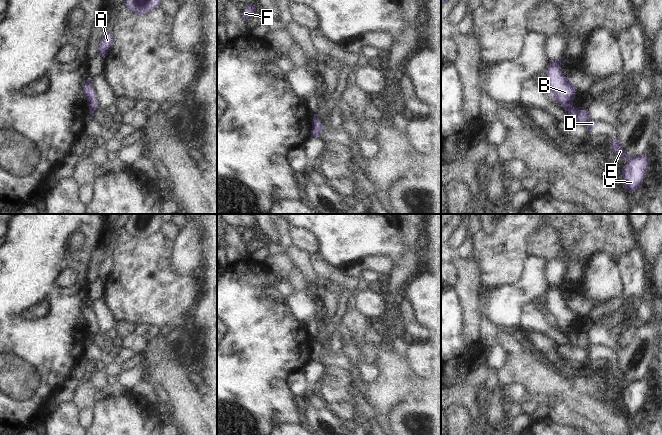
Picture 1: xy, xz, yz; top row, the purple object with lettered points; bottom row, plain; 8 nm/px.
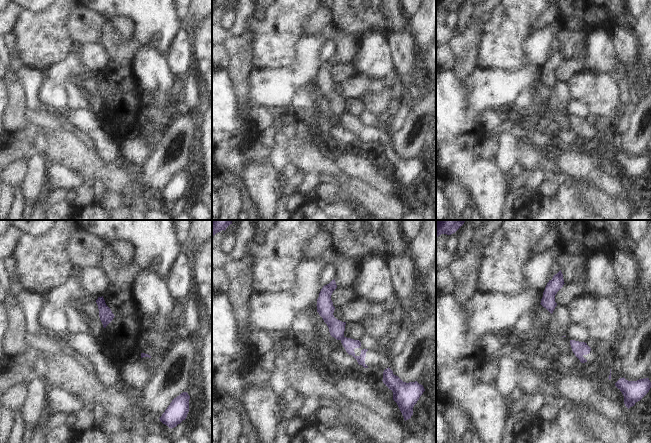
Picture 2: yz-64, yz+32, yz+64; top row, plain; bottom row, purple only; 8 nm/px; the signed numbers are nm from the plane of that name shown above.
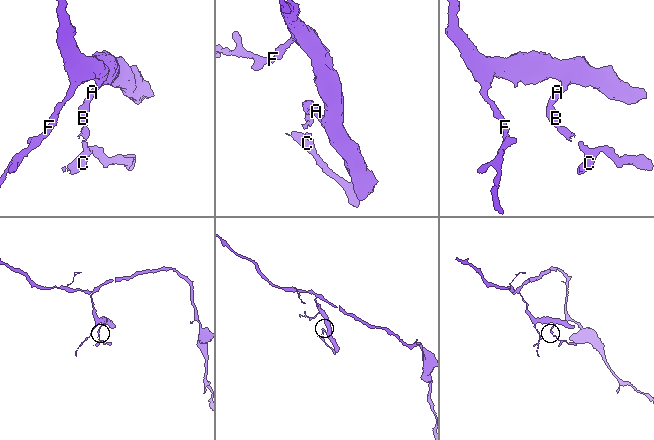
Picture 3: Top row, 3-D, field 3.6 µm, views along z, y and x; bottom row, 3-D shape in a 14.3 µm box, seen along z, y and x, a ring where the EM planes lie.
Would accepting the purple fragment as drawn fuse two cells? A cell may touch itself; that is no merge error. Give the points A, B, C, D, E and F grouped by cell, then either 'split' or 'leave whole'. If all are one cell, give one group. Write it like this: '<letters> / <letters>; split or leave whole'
A B F / C D E; split

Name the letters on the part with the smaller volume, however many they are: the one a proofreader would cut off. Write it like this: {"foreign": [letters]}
{"foreign": ["C", "D", "E"]}

